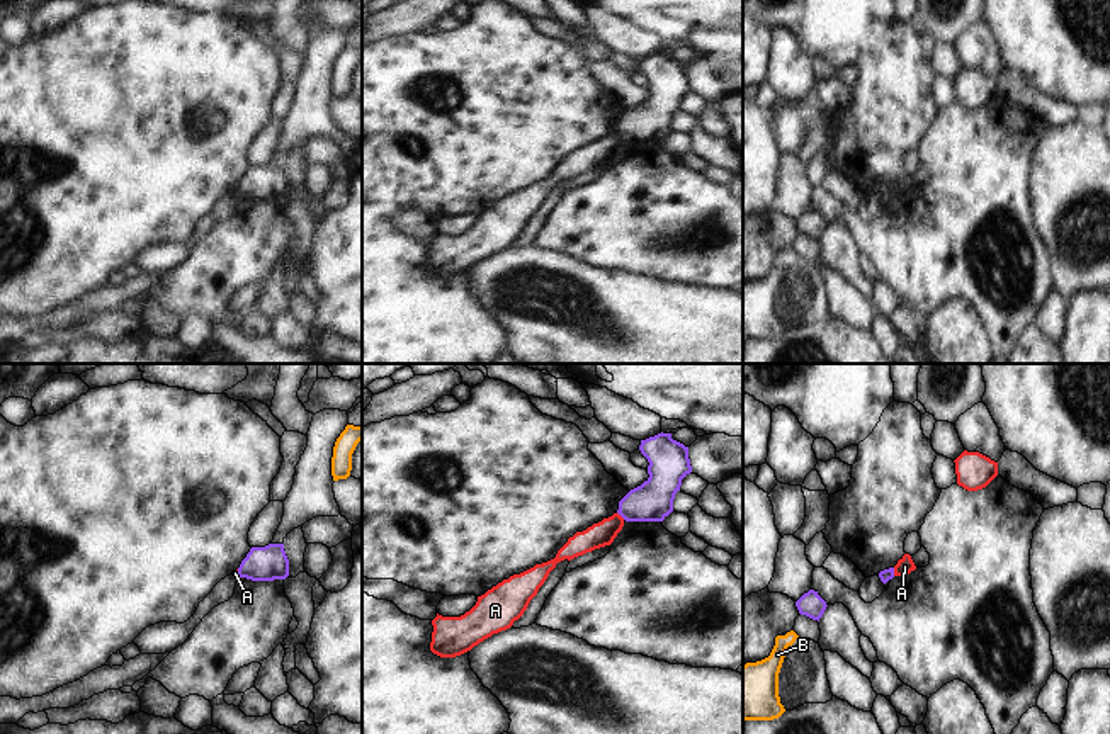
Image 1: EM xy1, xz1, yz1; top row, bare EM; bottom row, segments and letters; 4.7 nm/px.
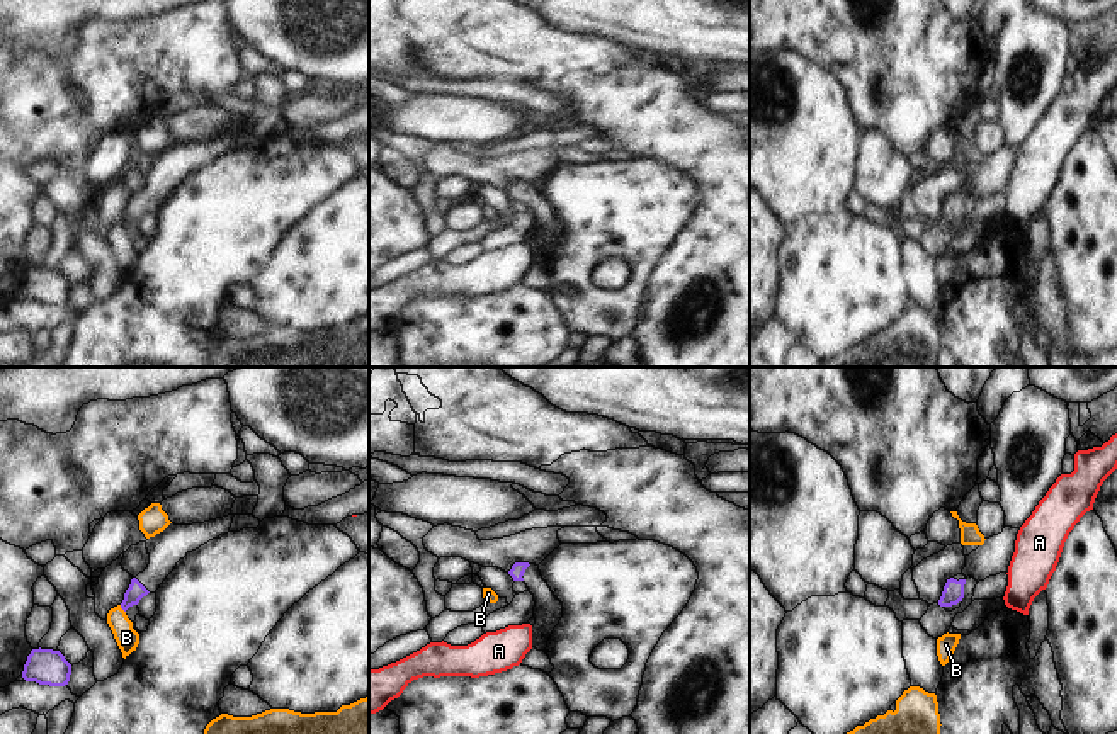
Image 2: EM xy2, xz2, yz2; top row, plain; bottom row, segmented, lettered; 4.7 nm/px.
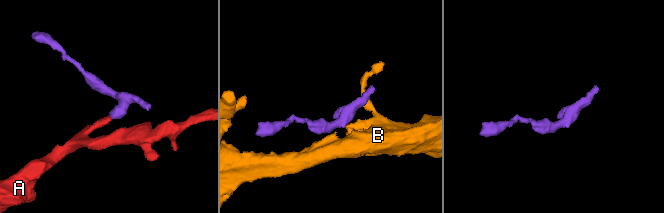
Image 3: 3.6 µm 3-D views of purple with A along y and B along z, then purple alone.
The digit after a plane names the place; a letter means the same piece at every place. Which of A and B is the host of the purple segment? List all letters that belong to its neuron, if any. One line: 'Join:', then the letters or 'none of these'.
Join: none of these

